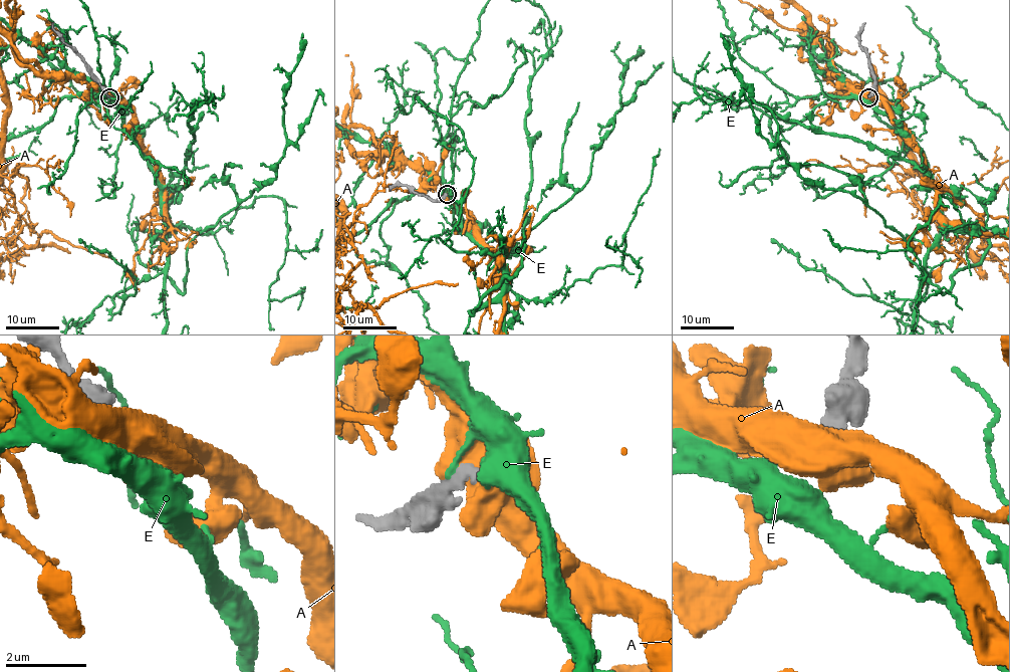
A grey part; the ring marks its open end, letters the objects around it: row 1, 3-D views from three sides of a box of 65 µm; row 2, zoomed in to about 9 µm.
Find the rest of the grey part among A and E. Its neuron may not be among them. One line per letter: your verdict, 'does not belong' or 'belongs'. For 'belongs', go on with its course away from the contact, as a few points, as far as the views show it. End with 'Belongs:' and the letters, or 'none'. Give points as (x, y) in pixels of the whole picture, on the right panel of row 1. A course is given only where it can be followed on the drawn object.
A: does not belong
E: does not belong
Belongs: none

